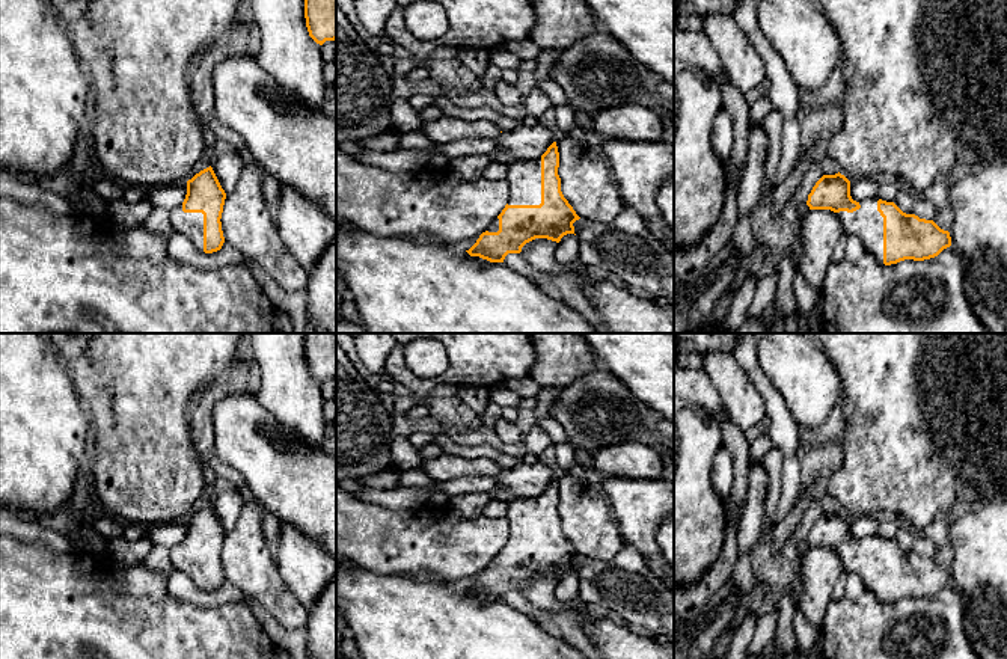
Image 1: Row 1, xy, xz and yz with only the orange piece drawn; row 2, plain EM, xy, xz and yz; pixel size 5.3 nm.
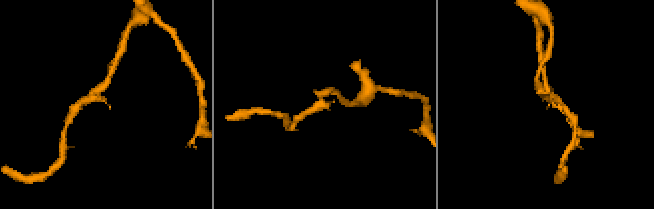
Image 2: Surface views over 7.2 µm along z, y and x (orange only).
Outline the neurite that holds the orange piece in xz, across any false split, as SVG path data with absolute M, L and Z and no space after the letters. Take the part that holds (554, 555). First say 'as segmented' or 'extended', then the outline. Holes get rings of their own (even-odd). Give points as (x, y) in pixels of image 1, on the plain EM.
extended | M556 480L535 498L513 501L507 513L508 541L466 590L490 600L504 600L508 591L520 591L535 576L559 581L564 573L574 572L573 561L580 555L561 529L558 505Z

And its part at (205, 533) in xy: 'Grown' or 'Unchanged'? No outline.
Grown

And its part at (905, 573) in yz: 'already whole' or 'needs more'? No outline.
needs more

